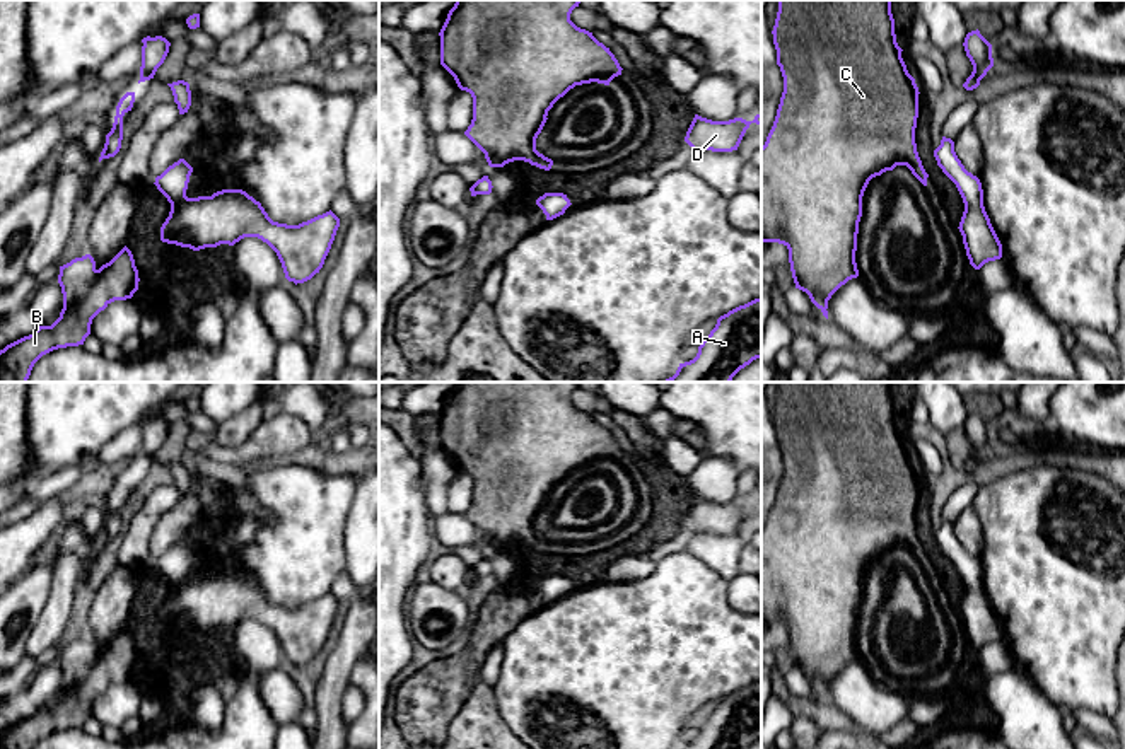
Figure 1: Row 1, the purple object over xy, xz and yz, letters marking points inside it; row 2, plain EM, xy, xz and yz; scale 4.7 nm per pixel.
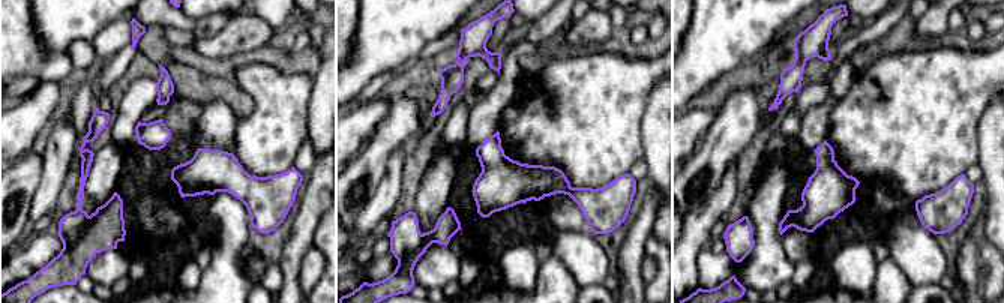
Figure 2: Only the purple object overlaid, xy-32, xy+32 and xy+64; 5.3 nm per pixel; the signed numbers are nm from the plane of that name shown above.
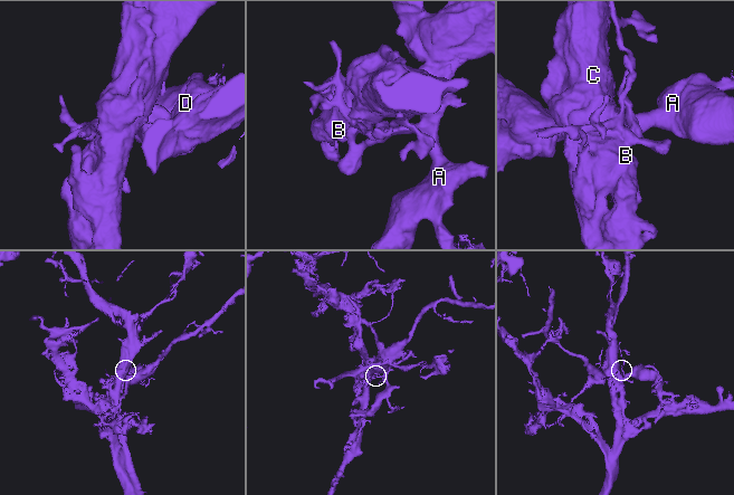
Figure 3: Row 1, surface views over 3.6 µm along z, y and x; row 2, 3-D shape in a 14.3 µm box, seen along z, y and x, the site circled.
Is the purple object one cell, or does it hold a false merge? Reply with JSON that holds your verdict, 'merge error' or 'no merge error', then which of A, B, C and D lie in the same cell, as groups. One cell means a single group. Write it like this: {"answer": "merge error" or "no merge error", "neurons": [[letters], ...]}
{"answer": "merge error", "neurons": [["A", "D"], ["B", "C"]]}

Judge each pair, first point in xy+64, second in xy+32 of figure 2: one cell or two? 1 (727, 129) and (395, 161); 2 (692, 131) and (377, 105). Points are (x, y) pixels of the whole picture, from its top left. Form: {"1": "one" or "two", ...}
{"1": "two", "2": "one"}

